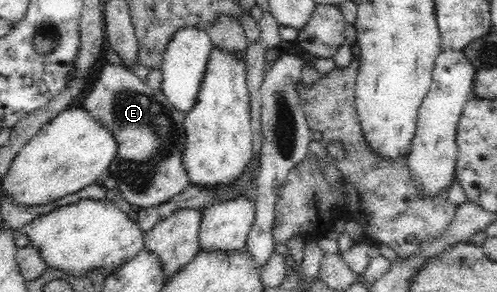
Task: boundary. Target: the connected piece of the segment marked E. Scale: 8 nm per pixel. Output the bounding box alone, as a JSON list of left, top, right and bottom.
[81,63,190,209]

